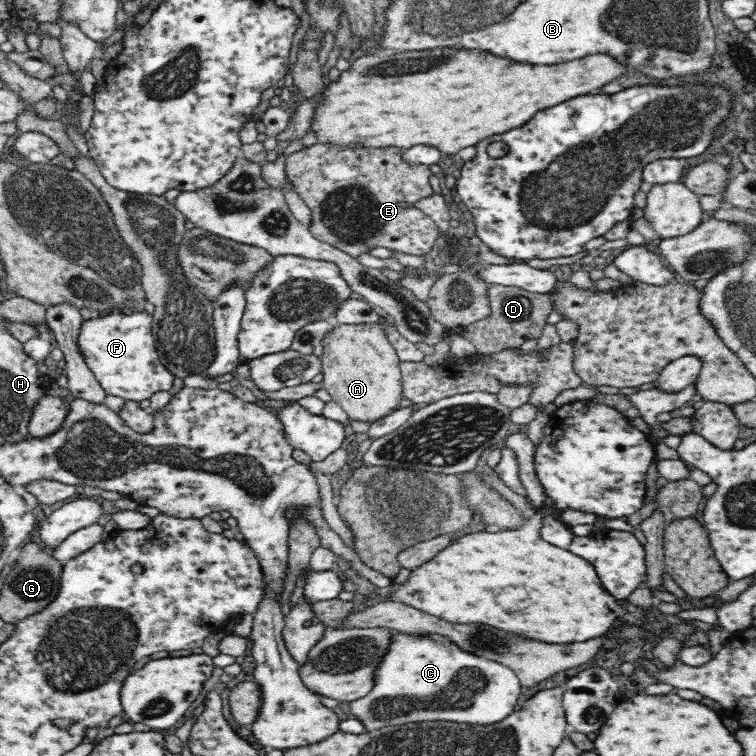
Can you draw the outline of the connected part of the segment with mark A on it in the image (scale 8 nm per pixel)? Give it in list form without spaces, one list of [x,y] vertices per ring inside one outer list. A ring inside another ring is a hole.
[[[376,321],[371,323],[336,323],[334,327],[332,327],[328,332],[324,333],[323,339],[321,340],[322,343],[322,356],[321,356],[321,373],[322,378],[324,379],[322,381],[322,387],[328,391],[328,394],[330,395],[330,398],[332,401],[337,402],[347,413],[350,419],[356,419],[356,420],[362,420],[362,421],[368,421],[372,422],[373,420],[378,420],[378,418],[382,418],[383,416],[386,416],[387,414],[390,414],[393,410],[398,409],[400,406],[400,400],[402,400],[402,387],[400,387],[400,378],[402,378],[400,374],[400,369],[398,368],[398,363],[401,361],[399,359],[399,356],[397,355],[396,349],[392,346],[392,343],[387,339],[387,332],[384,330],[383,321]]]

